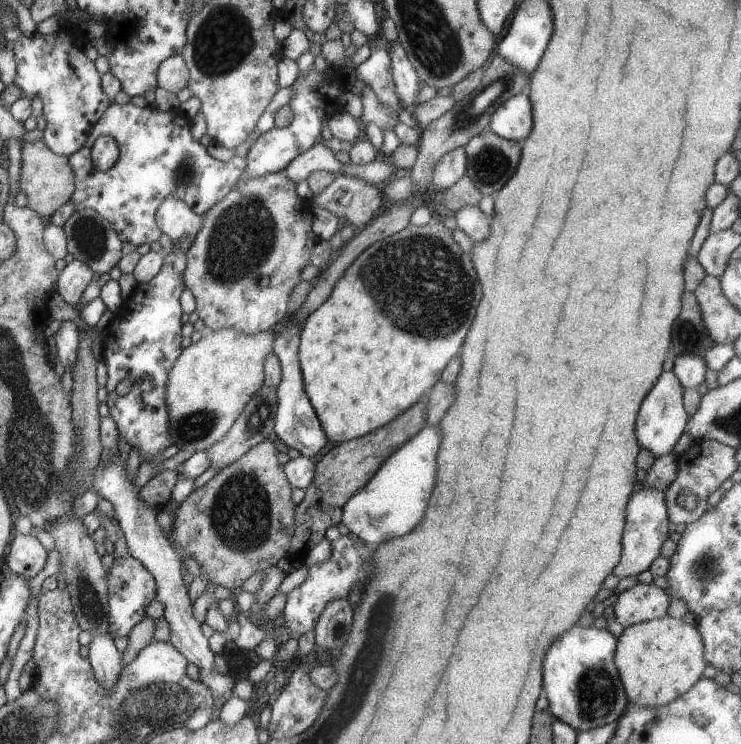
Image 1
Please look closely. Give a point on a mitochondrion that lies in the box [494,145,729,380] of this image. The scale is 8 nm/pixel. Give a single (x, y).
(690, 336)

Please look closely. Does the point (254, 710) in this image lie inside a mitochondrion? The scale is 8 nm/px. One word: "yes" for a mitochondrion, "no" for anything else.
no

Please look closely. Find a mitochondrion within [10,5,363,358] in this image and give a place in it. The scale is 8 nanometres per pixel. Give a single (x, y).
(245, 236)

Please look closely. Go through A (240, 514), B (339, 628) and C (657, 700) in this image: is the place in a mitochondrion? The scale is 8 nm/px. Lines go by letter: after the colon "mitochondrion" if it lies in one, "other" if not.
A: mitochondrion
B: mitochondrion
C: other

